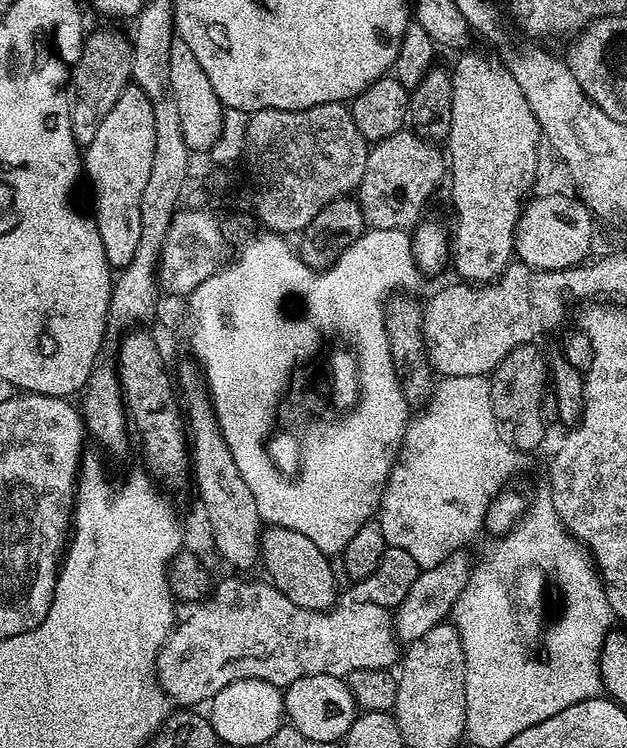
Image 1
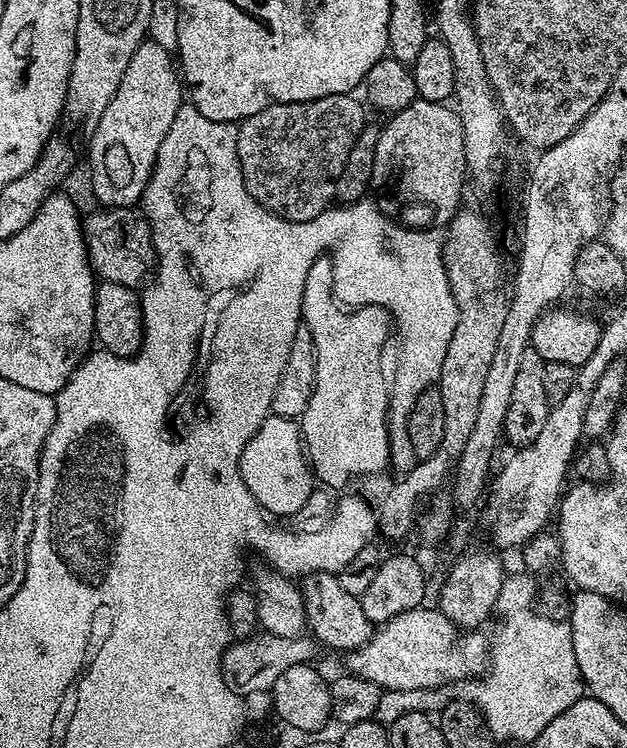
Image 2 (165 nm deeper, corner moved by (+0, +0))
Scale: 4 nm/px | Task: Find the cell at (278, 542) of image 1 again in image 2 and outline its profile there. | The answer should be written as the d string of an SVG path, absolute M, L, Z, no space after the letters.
M309 572L299 581L298 587L304 599L304 609L308 619L307 631L317 641L320 639L326 647L333 648L341 654L347 654L372 639L373 624L368 621L366 614L362 614L359 599L346 594L339 575L331 572Z

